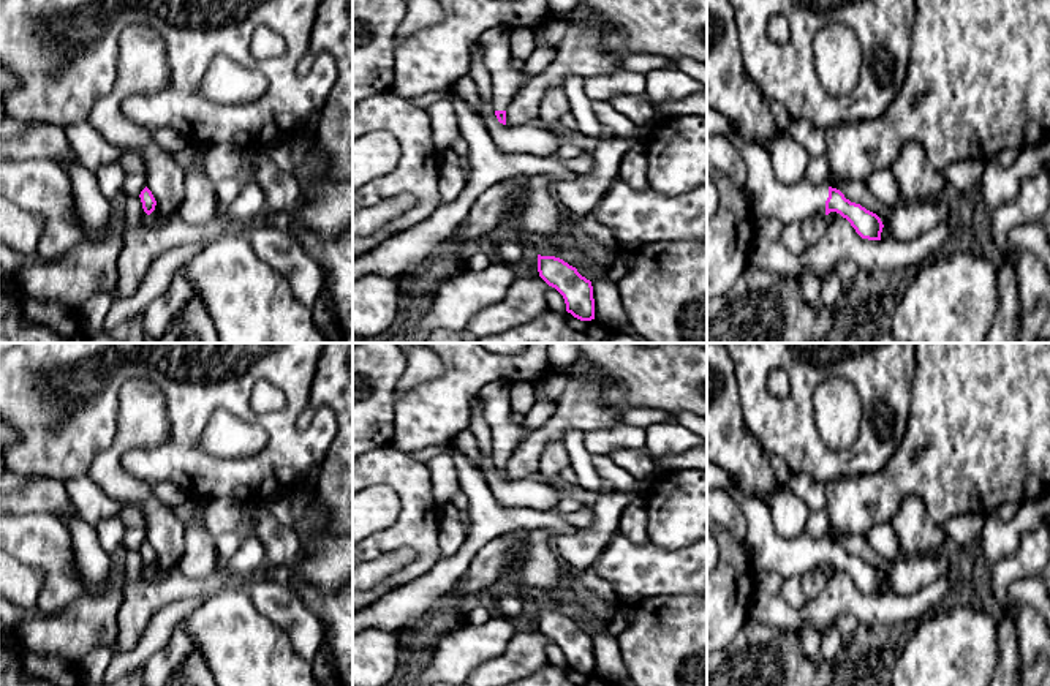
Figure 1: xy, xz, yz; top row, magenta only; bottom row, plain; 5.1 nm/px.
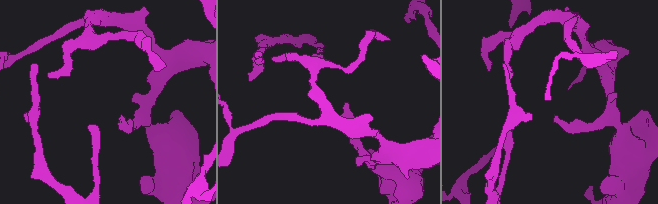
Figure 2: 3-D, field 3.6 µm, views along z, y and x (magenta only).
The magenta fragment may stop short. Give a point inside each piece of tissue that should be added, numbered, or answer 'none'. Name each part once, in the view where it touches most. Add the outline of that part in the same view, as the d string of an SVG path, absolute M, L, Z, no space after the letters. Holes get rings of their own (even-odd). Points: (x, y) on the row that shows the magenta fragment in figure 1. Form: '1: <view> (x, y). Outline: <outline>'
1: yz (766, 196). Outline: M738 134L726 138L746 164L746 202L756 217L778 218L783 224L803 221L814 213L825 213L829 185L813 185L806 180L783 185L776 180L765 150Z

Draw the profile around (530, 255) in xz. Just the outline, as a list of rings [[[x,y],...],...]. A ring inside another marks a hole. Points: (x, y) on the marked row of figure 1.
[[[517,215],[509,218],[511,224],[517,228],[522,234],[519,242],[523,245],[523,261],[528,264],[531,270],[531,278],[541,278],[538,272],[538,251],[525,243],[525,231]]]

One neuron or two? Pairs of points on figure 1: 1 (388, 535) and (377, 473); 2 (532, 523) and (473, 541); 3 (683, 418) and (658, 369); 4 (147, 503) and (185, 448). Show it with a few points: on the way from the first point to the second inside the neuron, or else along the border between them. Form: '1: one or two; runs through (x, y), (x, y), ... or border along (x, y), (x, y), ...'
1: one; runs through (407, 519), (408, 493), (396, 481)
2: one; runs through (517, 523), (491, 523), (487, 527)
3: two; border along (644, 405), (690, 411)
4: two; border along (120, 462), (133, 476), (151, 486)

